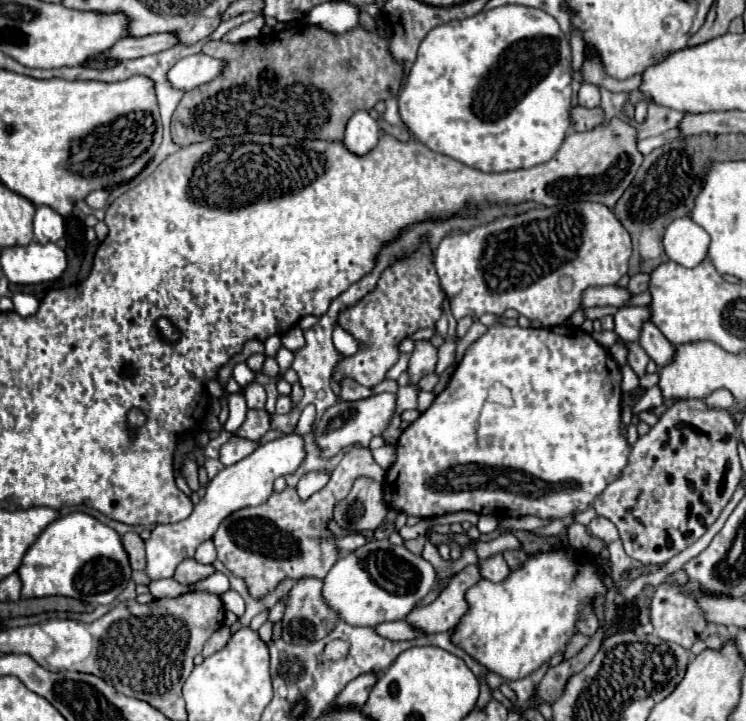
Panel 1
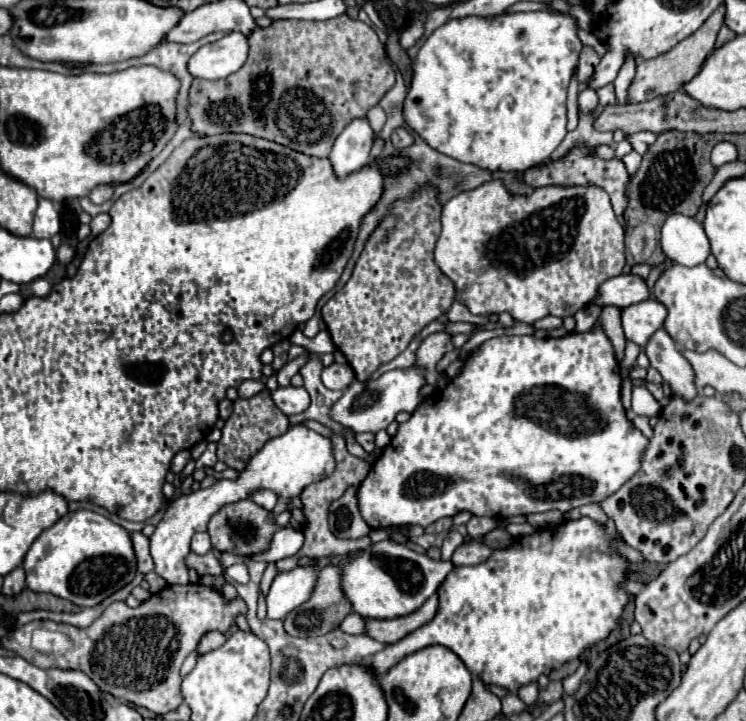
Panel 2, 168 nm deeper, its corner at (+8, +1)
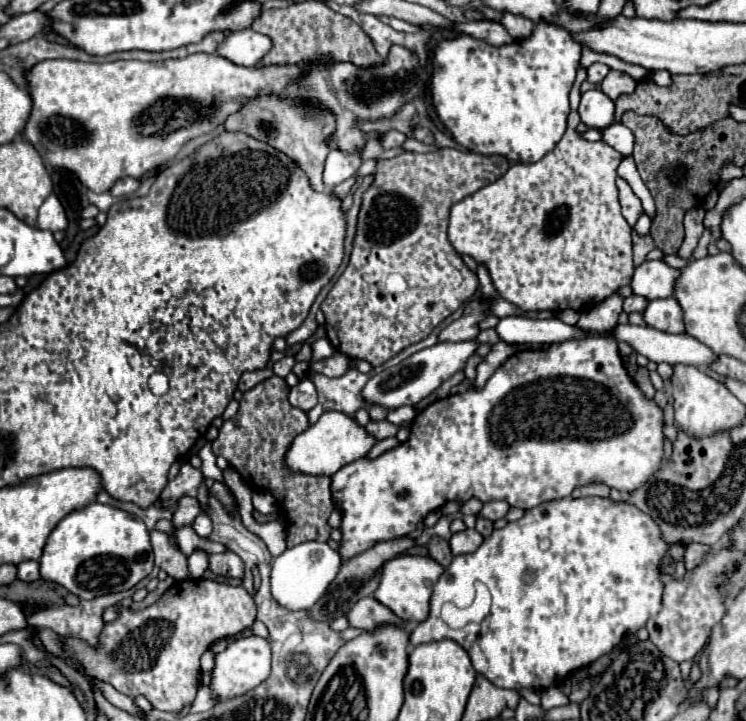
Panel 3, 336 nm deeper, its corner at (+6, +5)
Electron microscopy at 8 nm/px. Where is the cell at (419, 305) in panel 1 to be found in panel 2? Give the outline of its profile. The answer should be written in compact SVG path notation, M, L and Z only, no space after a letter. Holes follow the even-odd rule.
M432 186L416 190L406 200L394 200L388 214L366 240L366 246L354 266L352 278L322 308L322 318L336 350L346 356L360 382L366 382L380 364L390 362L400 352L404 352L410 340L432 320L446 314L456 298L454 282L442 274L434 262L434 246L440 236L440 212L442 204L438 200L438 190Z

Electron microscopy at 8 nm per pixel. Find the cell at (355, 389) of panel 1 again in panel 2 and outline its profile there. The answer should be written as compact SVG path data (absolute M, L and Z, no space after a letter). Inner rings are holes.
M334 362L322 370L322 382L330 390L344 390L352 384L352 380L354 380L354 374L352 374L350 366L346 366L346 364Z

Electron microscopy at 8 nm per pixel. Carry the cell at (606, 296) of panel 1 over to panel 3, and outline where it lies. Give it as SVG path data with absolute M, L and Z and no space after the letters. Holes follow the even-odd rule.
M646 260L634 270L630 288L636 296L642 296L646 300L668 298L672 296L676 276L678 270L670 268L662 260Z

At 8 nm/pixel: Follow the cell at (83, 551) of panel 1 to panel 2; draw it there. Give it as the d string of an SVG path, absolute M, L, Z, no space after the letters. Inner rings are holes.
M76 510L44 530L24 558L26 586L50 592L78 606L96 606L136 576L136 554L130 532L92 510Z

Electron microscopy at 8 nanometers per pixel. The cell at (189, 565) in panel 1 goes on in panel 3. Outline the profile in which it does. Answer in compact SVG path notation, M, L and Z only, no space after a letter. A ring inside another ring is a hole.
M222 552L222 554L210 554L210 570L214 574L220 574L220 576L230 576L230 578L242 578L242 570L244 570L244 564L242 560L234 554L234 552Z

